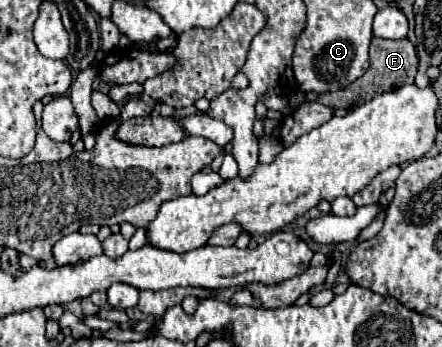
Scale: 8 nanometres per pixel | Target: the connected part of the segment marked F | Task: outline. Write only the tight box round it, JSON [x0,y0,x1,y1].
[317,37,417,111]

